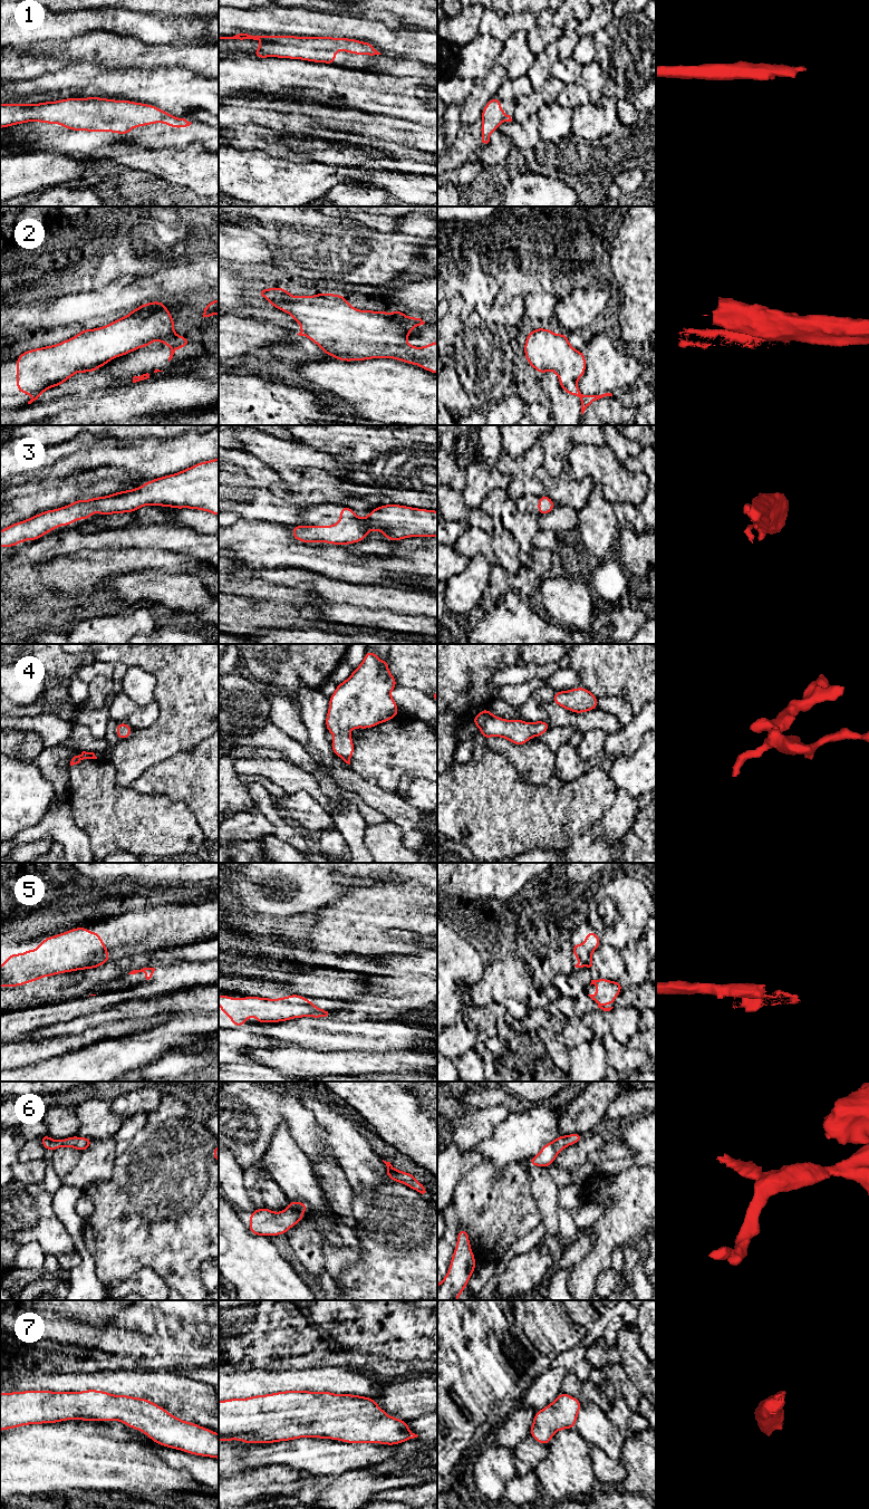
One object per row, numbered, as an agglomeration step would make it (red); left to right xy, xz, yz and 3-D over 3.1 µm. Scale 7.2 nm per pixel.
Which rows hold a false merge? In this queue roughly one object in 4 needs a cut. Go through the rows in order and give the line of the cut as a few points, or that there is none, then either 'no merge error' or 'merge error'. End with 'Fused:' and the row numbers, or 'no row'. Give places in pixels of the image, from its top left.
1: no cut | no merge error
2: no cut | no merge error
3: no cut | no merge error
4: no cut | no merge error
5: xy (105, 961), (95, 960), (88, 968) | merge error
6: no cut | no merge error
7: no cut | no merge error
Fused: 5

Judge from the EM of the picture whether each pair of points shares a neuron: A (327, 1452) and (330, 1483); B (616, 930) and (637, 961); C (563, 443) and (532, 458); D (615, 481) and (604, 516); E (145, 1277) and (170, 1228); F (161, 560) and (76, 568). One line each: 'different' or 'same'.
A: different
B: different
C: different
D: different
E: different
F: same

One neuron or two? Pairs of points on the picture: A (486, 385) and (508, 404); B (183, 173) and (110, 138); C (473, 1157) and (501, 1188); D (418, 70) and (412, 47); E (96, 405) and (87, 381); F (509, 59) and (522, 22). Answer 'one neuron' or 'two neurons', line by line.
A: two neurons
B: one neuron
C: two neurons
D: two neurons
E: two neurons
F: two neurons

